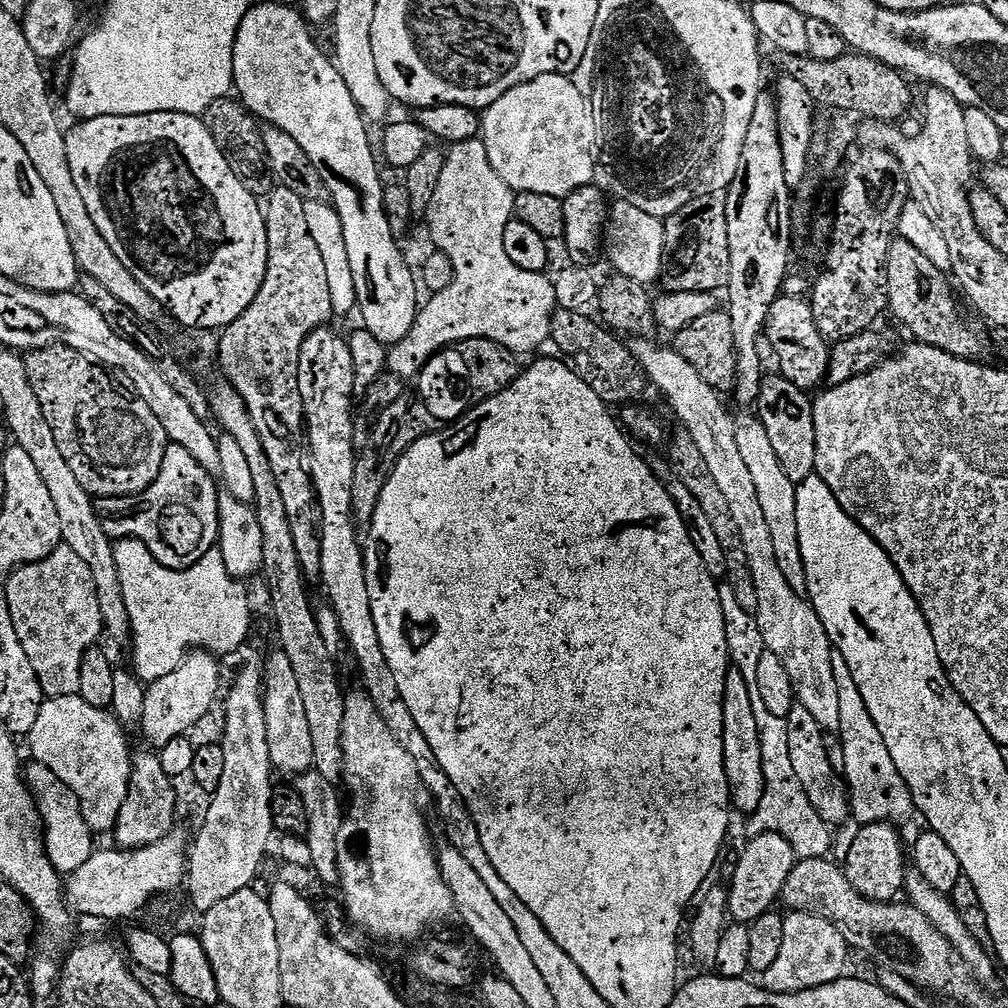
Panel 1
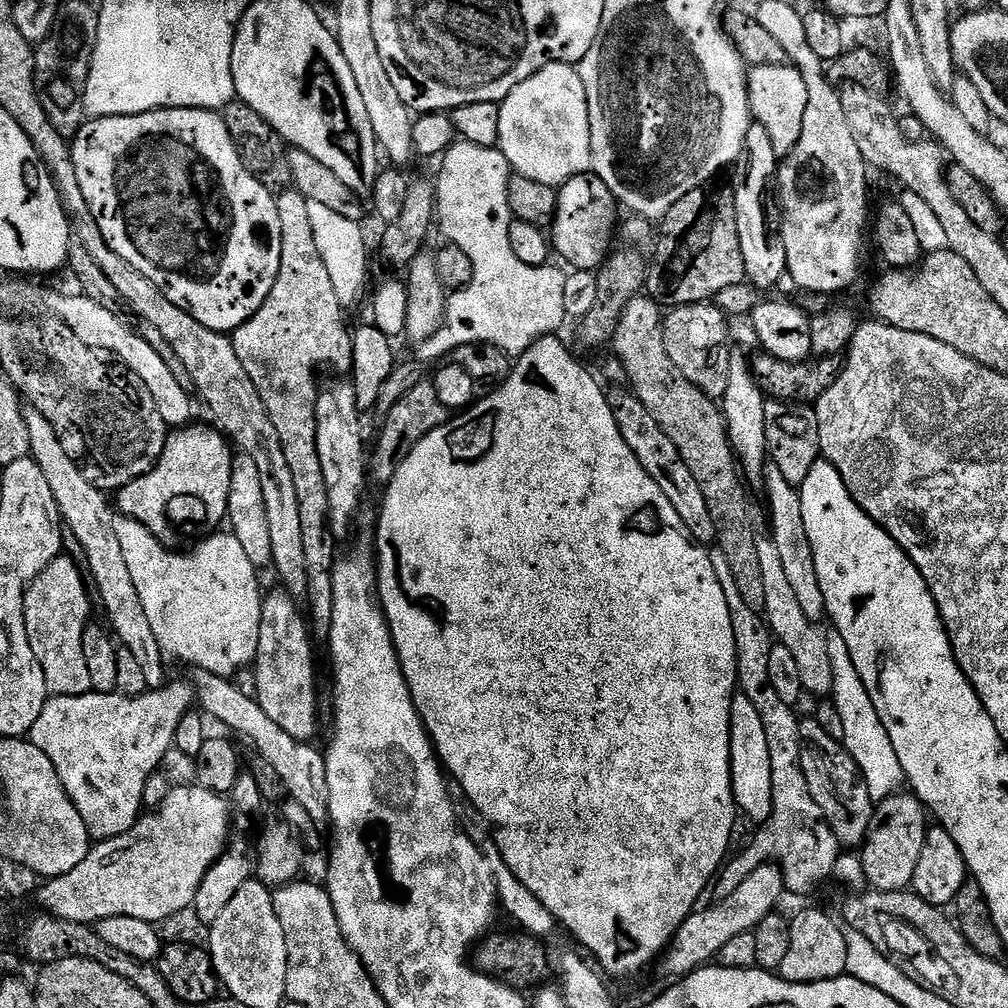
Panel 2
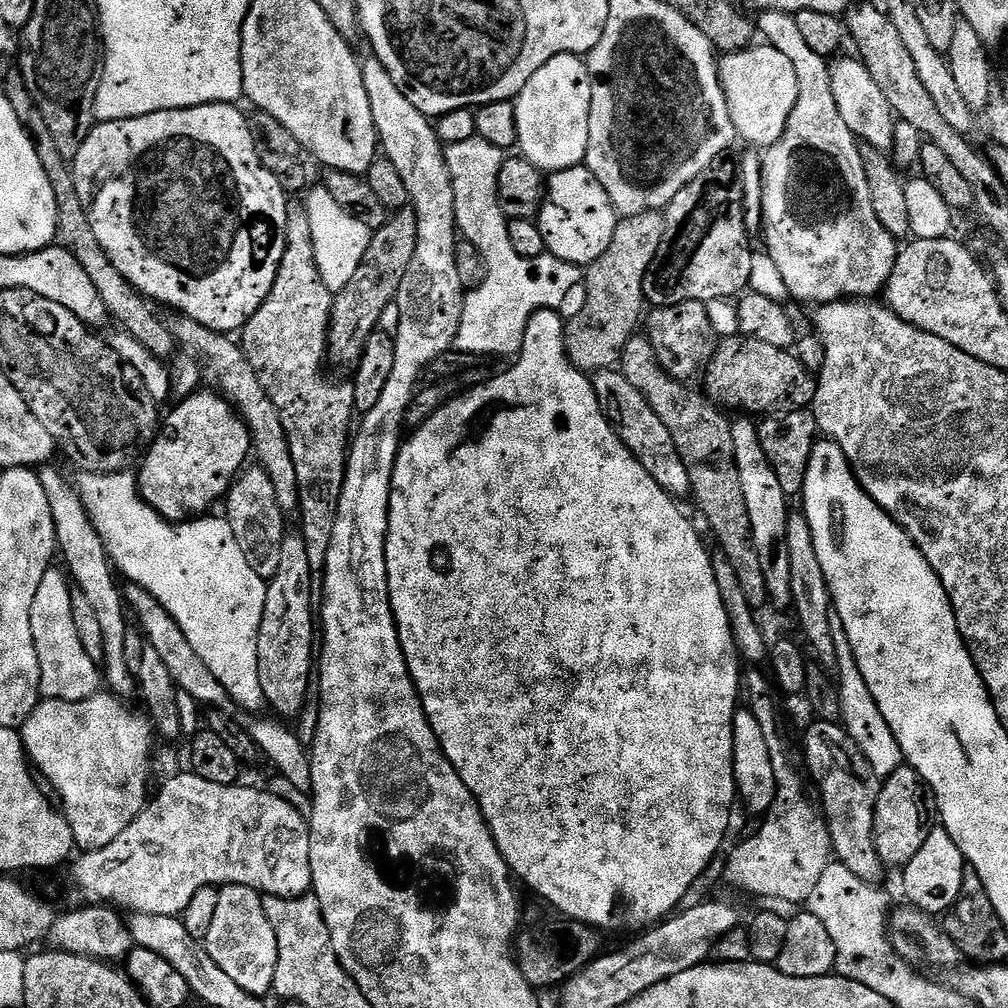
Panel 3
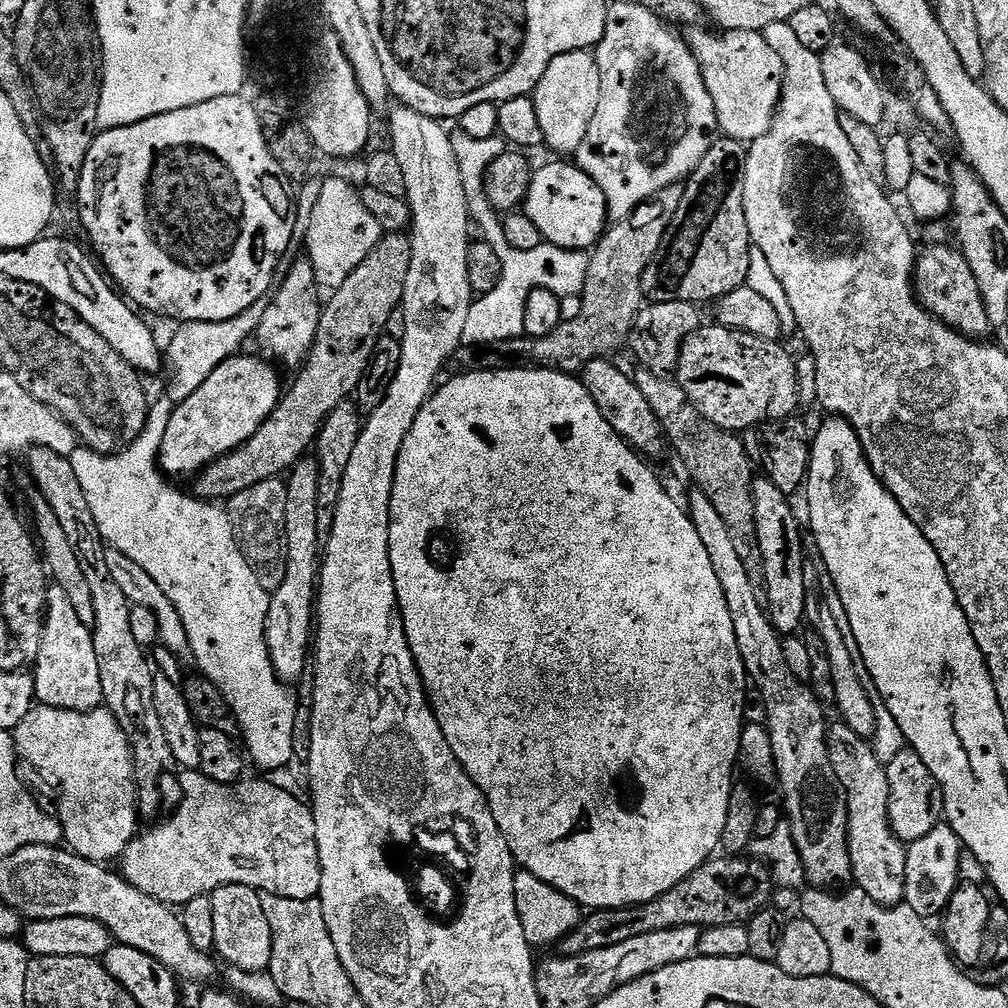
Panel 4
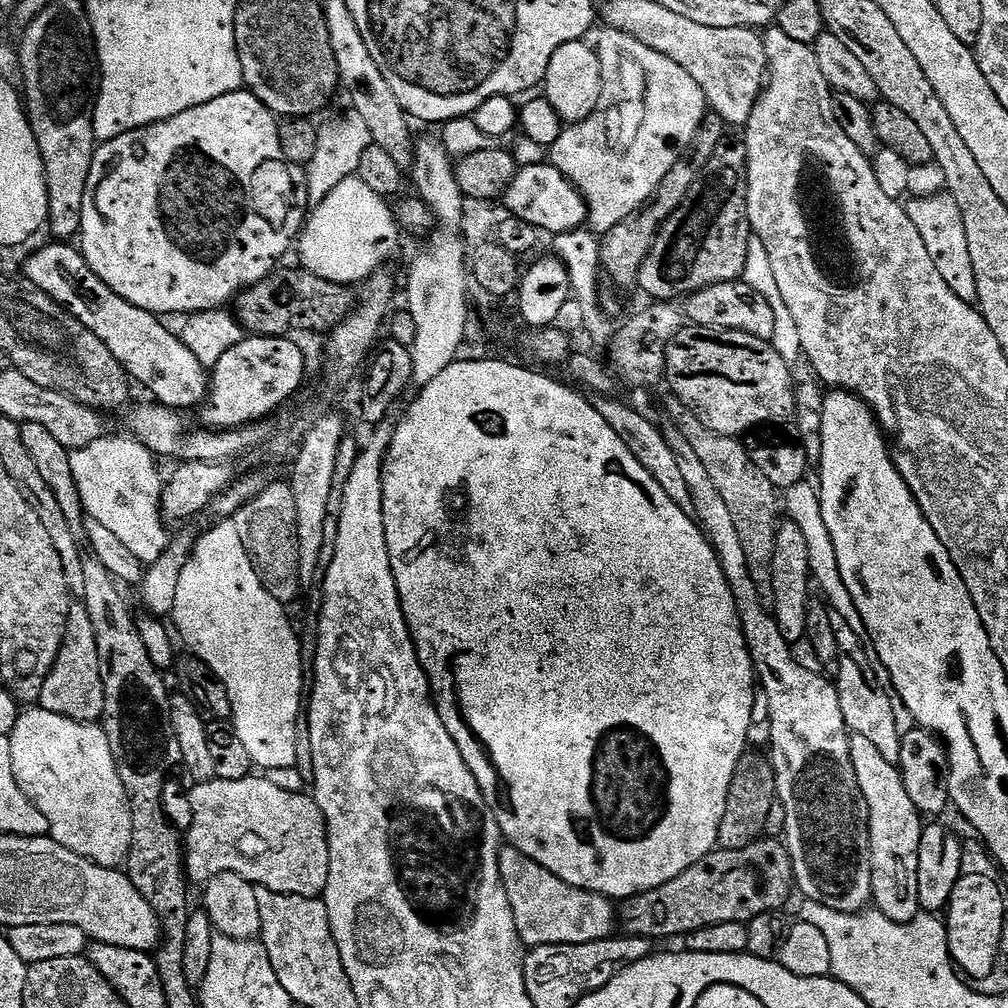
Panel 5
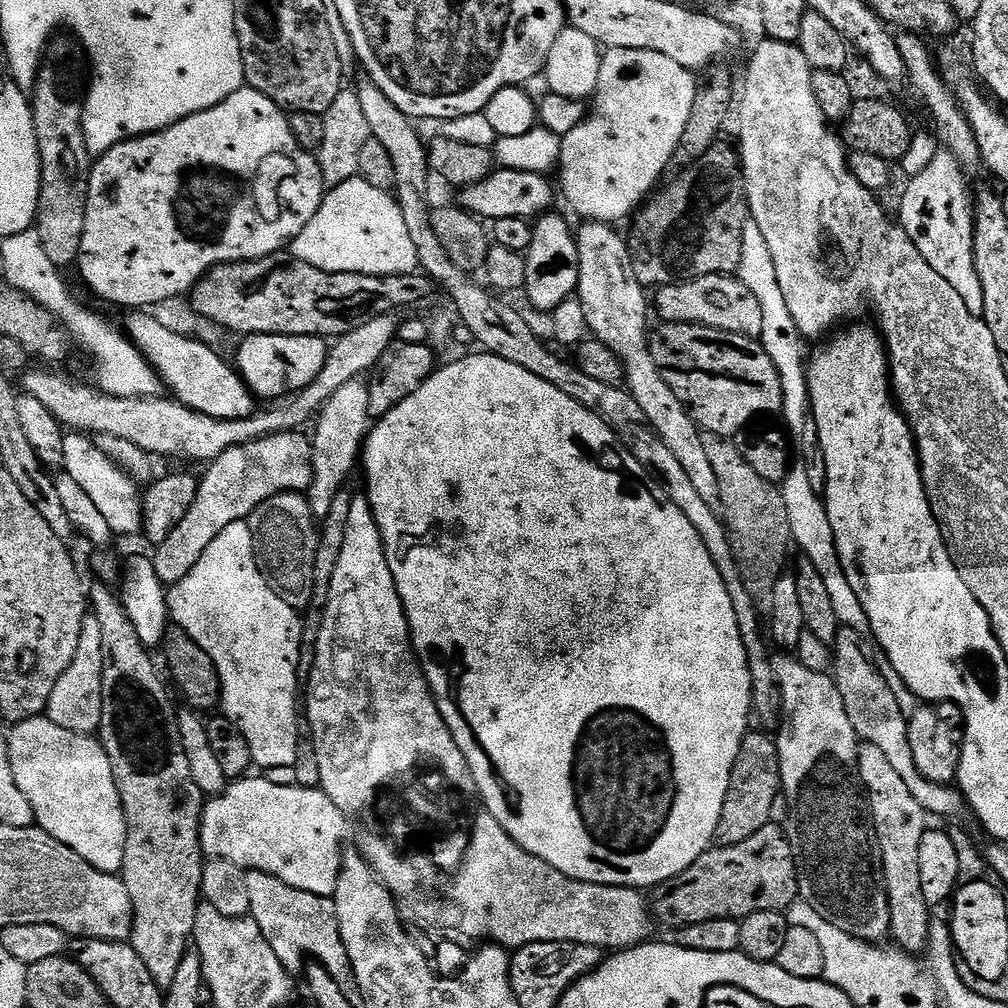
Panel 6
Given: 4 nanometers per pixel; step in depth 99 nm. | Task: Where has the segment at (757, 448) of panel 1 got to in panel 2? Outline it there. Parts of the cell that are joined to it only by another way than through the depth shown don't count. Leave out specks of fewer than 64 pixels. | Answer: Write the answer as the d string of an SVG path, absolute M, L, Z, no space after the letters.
M774 466L769 467L764 474L762 491L768 495L768 516L772 519L770 535L774 546L778 546L778 555L782 561L782 567L786 573L786 579L798 598L806 618L814 622L825 619L824 599L822 598L822 586L818 586L818 570L814 566L814 550L810 546L810 538L806 538L806 522L802 522L802 502L797 488L790 486L786 478L782 478L782 472Z

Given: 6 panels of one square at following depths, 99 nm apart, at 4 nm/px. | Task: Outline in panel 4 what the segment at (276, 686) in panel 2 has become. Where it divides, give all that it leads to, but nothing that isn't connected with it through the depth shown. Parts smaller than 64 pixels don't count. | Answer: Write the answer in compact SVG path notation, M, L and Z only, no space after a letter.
M305 458L293 466L286 483L286 578L282 578L282 586L271 593L266 614L266 646L270 654L270 662L277 676L285 682L293 682L304 672L304 667L310 664L310 641L314 636L314 605L318 595L318 581L322 563L322 538L318 534L318 478L320 466L315 459Z

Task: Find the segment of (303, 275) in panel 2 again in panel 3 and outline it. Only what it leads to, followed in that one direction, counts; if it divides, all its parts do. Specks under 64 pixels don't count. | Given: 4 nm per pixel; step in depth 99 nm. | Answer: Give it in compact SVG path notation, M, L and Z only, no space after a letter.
M289 203L286 214L286 250L282 254L282 262L278 266L278 274L274 278L270 294L242 329L242 347L250 366L254 366L254 374L258 374L258 382L262 382L270 402L274 402L282 418L282 426L290 446L290 458L294 458L294 474L298 474L300 491L298 535L306 542L312 591L316 594L324 591L326 558L330 554L330 538L334 538L334 522L338 522L338 502L342 498L350 437L354 432L352 416L357 415L352 380L331 380L324 373L328 358L328 327L333 299L334 293L326 286L326 282L322 282L322 274L318 274L318 262L314 258L314 234L310 234L310 214L307 207L303 203Z

